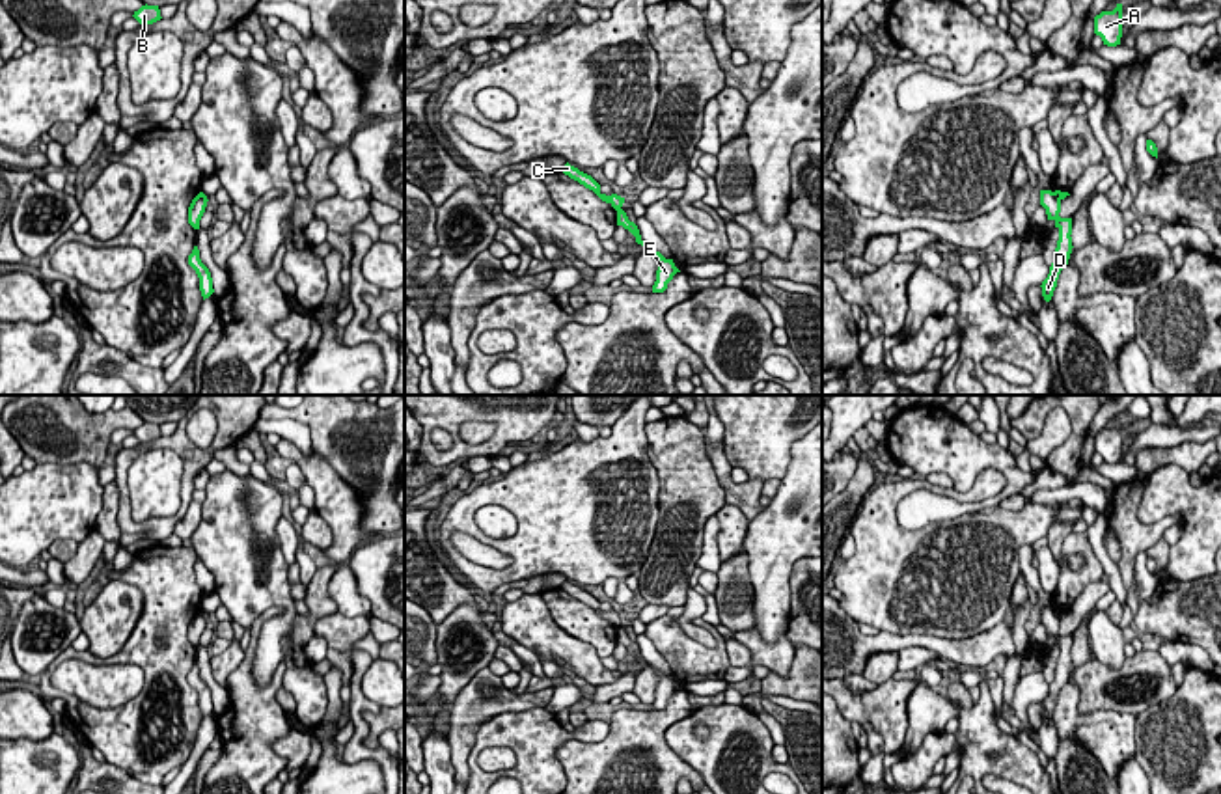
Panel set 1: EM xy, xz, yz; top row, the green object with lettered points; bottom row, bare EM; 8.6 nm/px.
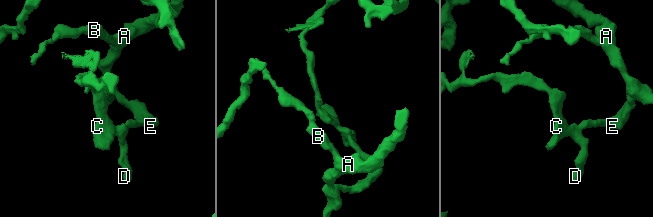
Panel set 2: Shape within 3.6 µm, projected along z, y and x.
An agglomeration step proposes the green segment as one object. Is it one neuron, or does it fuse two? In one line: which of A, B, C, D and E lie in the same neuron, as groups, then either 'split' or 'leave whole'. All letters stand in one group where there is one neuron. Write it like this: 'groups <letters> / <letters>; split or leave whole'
groups A B E / C D; split

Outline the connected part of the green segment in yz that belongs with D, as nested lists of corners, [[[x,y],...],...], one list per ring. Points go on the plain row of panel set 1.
[[[1040,608],[1040,623],[1046,626],[1048,637],[1055,639],[1059,647],[1059,658],[1055,665],[1055,677],[1050,684],[1048,695],[1042,699],[1042,714],[1046,719],[1051,718],[1057,705],[1061,688],[1068,682],[1072,671],[1072,636],[1061,636],[1061,617],[1051,608]]]

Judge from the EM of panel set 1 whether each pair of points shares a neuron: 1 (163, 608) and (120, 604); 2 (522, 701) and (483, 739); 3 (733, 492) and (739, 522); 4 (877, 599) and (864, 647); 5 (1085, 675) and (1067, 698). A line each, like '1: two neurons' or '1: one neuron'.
1: two neurons
2: two neurons
3: two neurons
4: two neurons
5: two neurons

